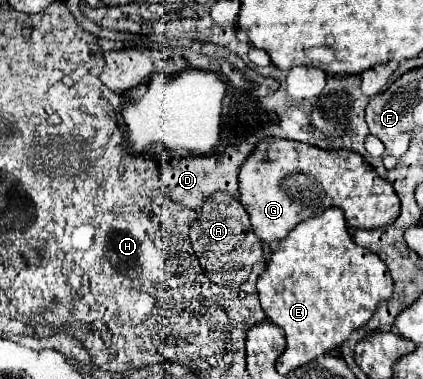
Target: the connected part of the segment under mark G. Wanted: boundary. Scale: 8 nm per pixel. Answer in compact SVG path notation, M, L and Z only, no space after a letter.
M263 138L257 144L257 150L241 166L239 192L255 234L267 244L283 240L301 220L317 216L331 206L341 208L353 228L387 226L399 216L399 198L393 186L357 152L323 150L283 138Z

